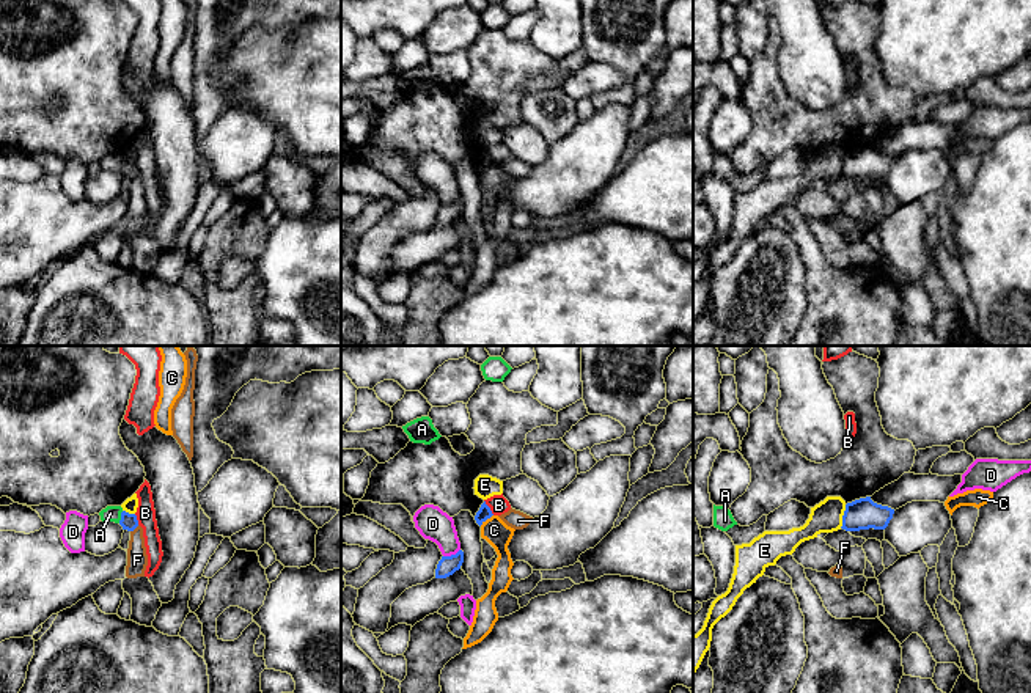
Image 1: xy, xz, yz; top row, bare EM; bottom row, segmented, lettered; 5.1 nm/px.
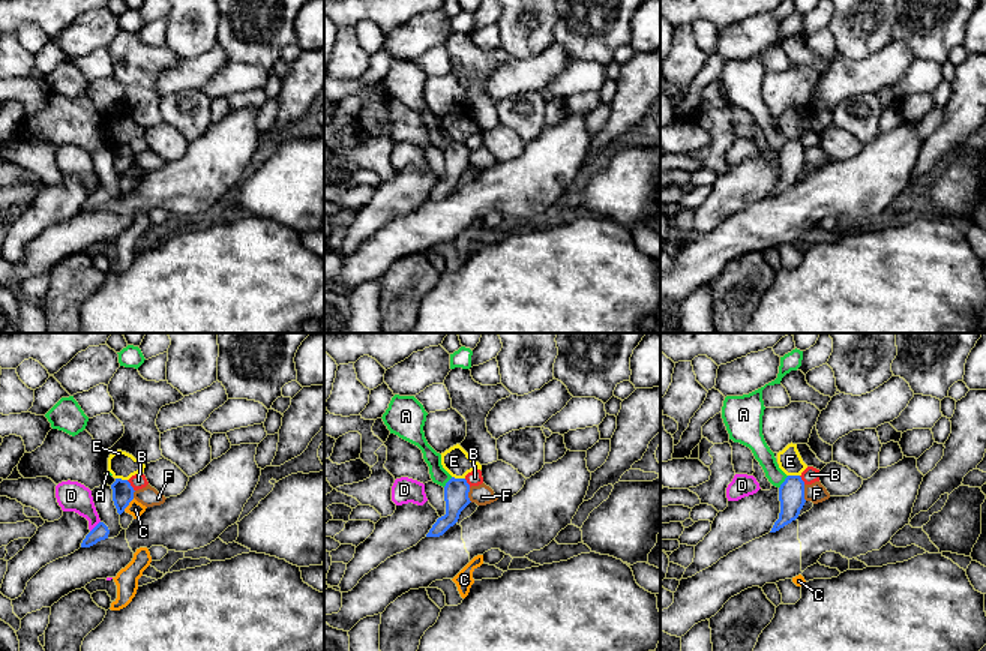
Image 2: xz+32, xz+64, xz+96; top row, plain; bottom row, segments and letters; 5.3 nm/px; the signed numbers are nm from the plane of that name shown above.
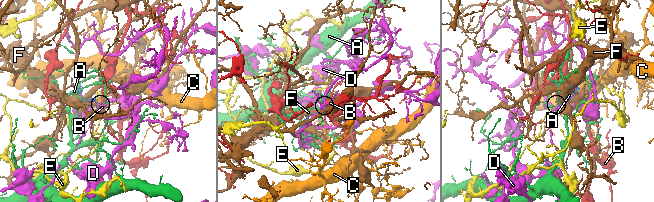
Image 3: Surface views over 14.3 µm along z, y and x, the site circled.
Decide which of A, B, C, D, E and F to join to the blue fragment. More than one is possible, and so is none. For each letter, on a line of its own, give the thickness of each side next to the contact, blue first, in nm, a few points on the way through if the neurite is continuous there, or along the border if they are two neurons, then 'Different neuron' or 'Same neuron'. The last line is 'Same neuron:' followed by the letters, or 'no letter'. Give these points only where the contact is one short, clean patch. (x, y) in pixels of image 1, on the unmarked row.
A: Thickness 90 nm (blue) against 80 nm. Boundary: xy (123, 159), (118, 170). Different neuron
B: Thickness 70 nm (blue) against 100 nm. Boundary: xz (484, 148), (494, 162). Different neuron
C: Thickness 70 nm (blue) against 140 nm. Boundary: xz (492, 162), (480, 173). Different neuron
D: Thickness 100 nm (blue) against 160 nm. Boundary: xz (459, 197), (443, 205). Different neuron
E: Thickness 160 nm (blue) against 160 nm. Boundary: yz (846, 153), (840, 175). Different neuron
F: Thickness 90 nm (blue) against 110 nm. Different neuron
Same neuron: no letter

